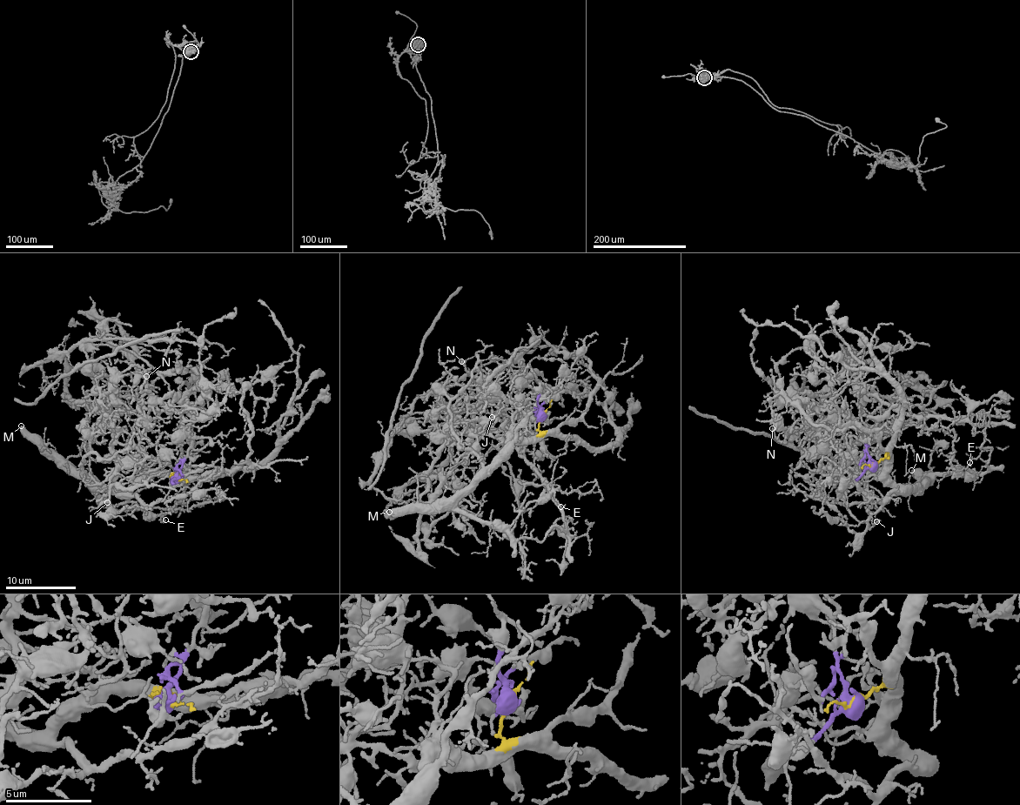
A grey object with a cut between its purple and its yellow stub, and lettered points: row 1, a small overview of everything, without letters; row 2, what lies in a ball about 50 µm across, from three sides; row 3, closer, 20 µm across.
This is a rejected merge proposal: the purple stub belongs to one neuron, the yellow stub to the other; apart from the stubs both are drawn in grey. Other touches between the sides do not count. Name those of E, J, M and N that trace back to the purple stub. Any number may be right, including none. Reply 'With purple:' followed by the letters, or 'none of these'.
With purple: N

